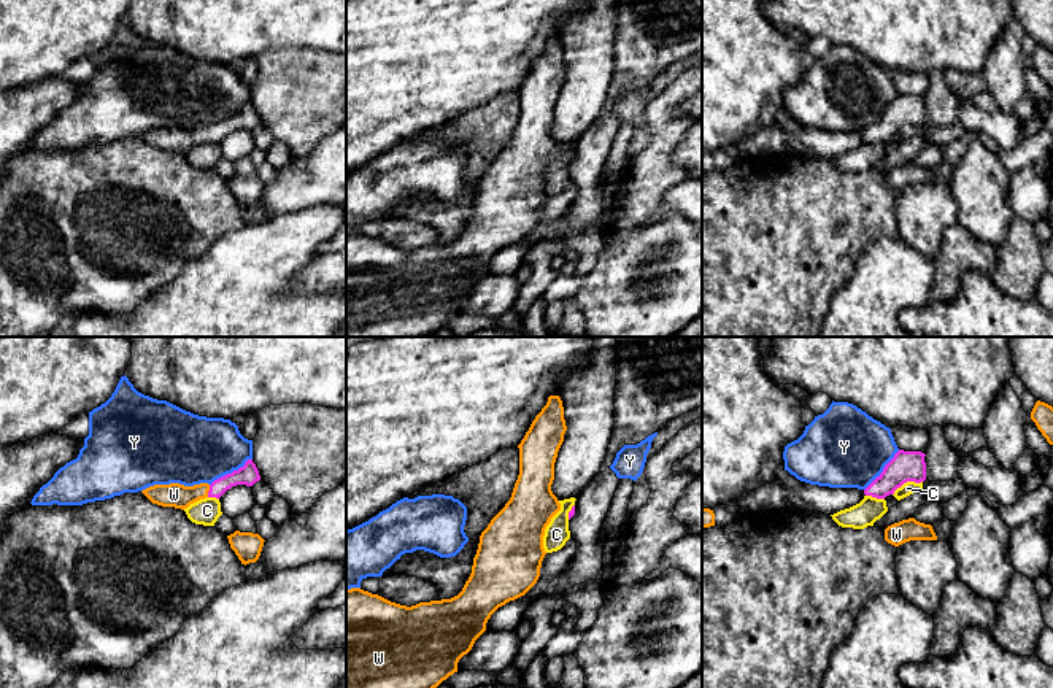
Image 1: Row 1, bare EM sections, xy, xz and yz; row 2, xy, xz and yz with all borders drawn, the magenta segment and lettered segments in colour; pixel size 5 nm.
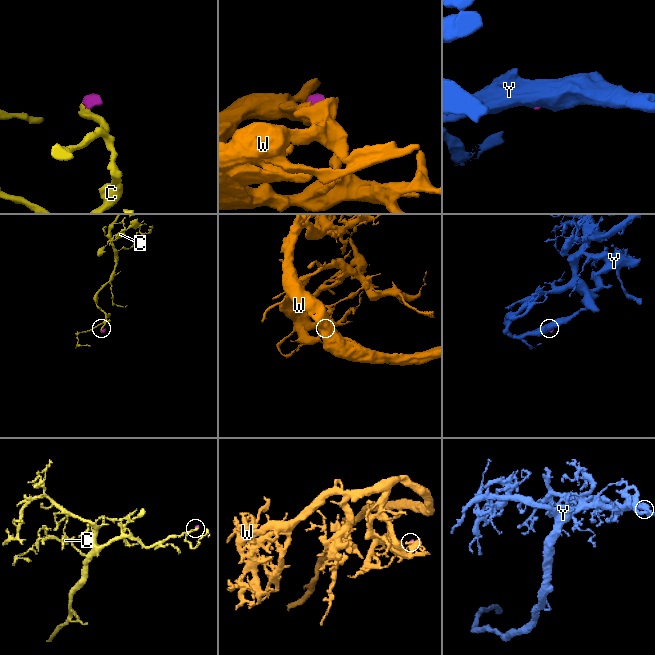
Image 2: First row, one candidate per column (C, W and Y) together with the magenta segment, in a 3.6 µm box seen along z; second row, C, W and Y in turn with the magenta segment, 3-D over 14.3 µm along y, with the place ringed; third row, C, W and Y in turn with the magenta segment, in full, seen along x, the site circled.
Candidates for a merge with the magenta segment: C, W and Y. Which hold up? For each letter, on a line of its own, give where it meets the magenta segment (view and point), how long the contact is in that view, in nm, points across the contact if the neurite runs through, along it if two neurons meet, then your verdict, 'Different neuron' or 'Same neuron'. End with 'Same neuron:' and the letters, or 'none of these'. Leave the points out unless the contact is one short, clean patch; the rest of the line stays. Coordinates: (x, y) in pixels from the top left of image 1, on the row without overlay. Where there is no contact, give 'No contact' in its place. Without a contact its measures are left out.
C: Touches magenta at yz (906, 126). Shared border 170 nm. Boundary: yz (921, 124), (904, 126), (893, 139). Different neuron
W: Touches magenta at xy (208, 135). Shared border 70 nm. Path across: xy (248, 118), (231, 123), (208, 135), (173, 139). Same neuron
Y: Touches magenta at xy (232, 116). Shared border 260 nm. Boundary: xy (251, 102), (210, 129). Different neuron
Same neuron: W

